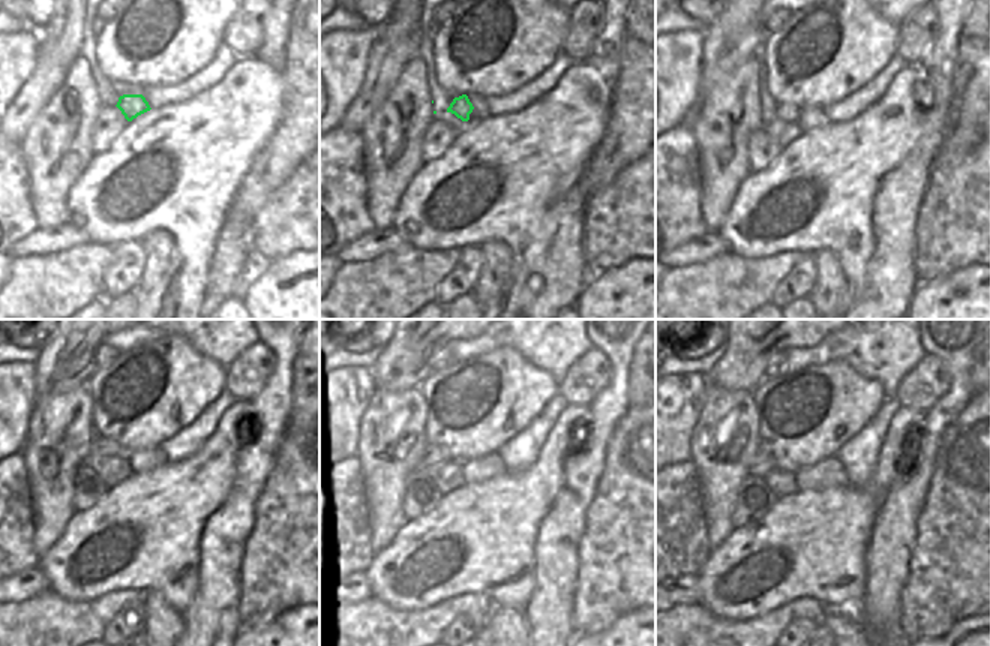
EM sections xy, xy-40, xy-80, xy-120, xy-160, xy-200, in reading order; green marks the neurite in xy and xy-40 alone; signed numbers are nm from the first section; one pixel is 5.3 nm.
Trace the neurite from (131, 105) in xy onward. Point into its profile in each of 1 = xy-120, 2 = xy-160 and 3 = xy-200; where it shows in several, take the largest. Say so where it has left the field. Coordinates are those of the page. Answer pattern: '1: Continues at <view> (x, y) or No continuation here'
1: Continues at xy-120 (98, 447)
2: Continues at xy-160 (434, 454)
3: Continues at xy-200 (764, 460)

